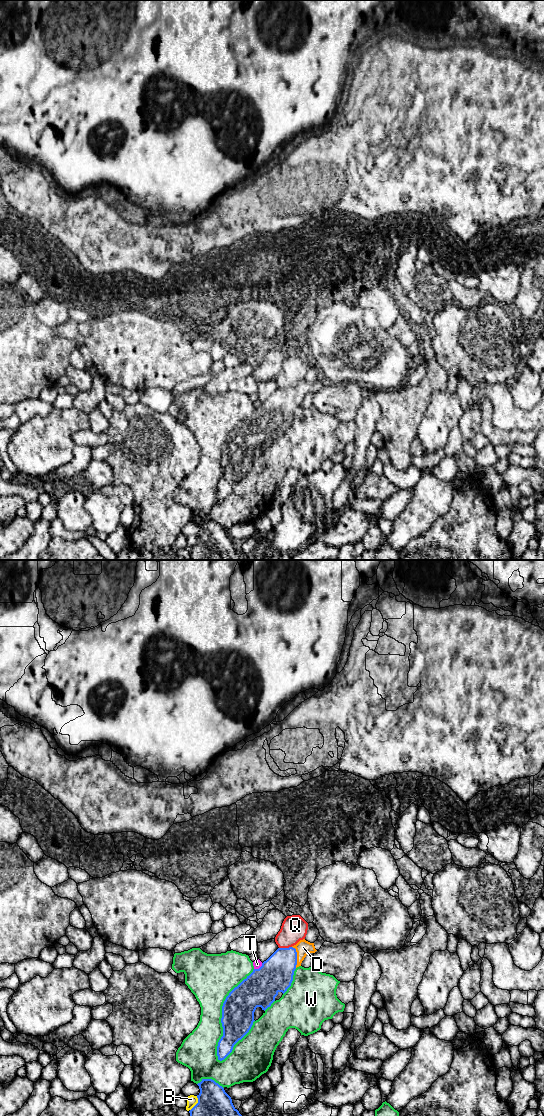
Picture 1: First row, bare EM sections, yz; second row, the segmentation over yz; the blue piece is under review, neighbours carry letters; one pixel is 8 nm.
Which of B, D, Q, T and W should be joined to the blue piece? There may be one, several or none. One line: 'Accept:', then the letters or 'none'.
Accept: D

